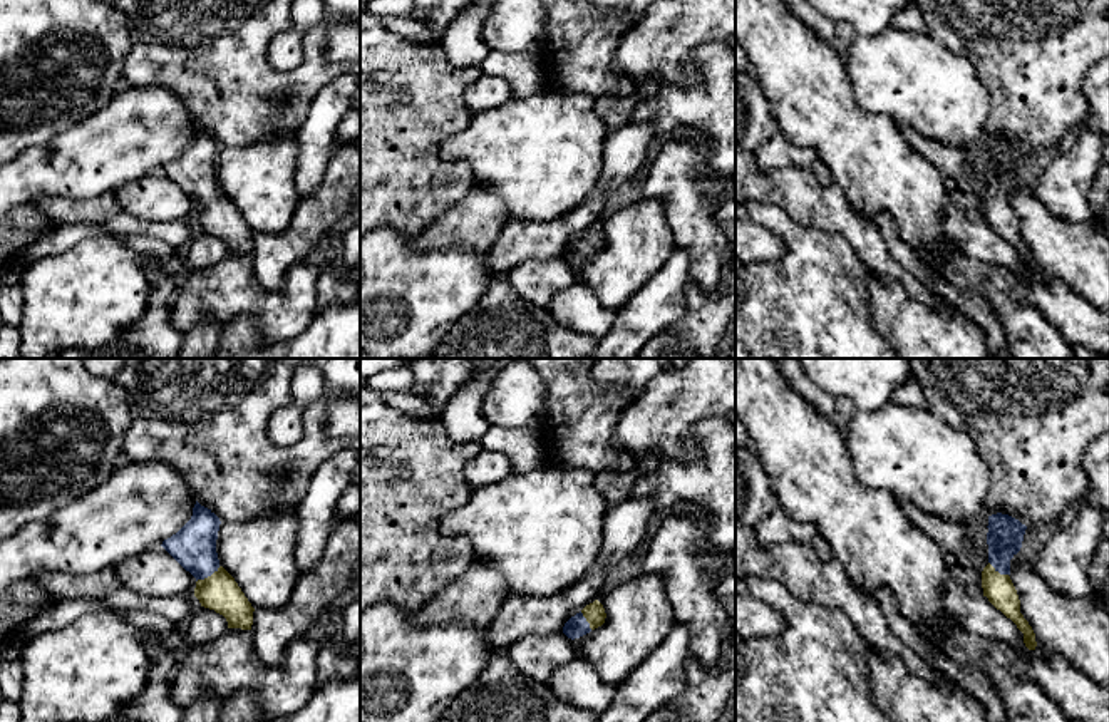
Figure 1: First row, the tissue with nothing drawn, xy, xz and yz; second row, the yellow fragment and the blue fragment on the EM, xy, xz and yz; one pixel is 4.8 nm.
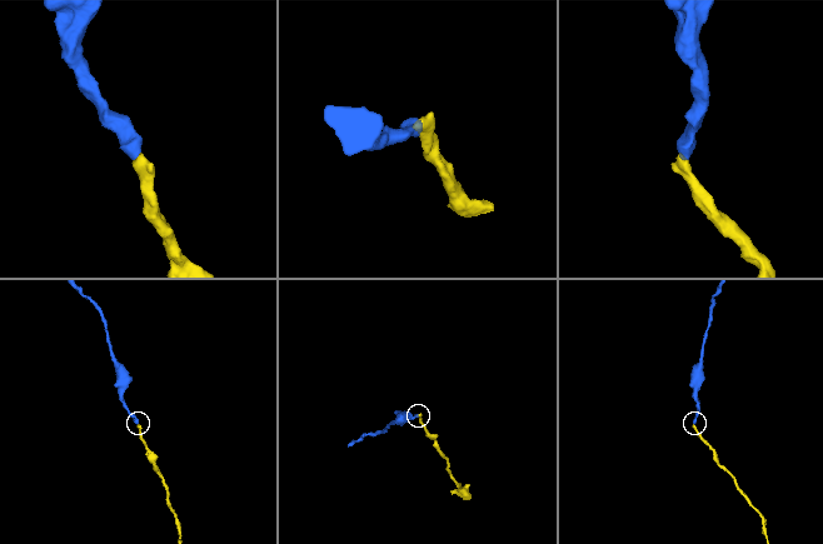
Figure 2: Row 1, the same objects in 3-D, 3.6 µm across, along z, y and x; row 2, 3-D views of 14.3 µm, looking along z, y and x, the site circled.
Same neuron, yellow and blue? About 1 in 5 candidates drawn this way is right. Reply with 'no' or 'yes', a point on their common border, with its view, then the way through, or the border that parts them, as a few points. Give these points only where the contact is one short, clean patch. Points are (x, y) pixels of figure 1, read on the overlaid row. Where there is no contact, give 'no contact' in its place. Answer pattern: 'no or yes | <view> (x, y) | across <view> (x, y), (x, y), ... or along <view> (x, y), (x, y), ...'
yes | xy (208, 577) | across xy (220, 592), (208, 577), (193, 546)

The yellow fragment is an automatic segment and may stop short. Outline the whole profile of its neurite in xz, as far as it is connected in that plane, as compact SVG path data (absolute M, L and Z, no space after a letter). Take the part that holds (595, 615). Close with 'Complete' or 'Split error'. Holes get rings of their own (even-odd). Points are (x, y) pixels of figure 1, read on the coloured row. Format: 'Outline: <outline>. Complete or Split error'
Outline: M595 600L565 623L563 633L571 640L580 638L601 627L605 623L605 618L606 613L603 605Z. Split error

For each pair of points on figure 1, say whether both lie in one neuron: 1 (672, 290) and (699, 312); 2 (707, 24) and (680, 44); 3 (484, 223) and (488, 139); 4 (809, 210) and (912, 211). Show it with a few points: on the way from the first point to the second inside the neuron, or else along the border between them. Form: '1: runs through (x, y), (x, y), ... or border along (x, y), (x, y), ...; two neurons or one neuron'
1: border along (689, 280), (686, 287), (686, 312), (662, 332); two neurons
2: runs through (701, 24), (687, 37); one neuron
3: border along (474, 183), (488, 186), (501, 200), (506, 220); two neurons
4: border along (833, 181), (841, 188), (848, 205), (871, 221); two neurons

